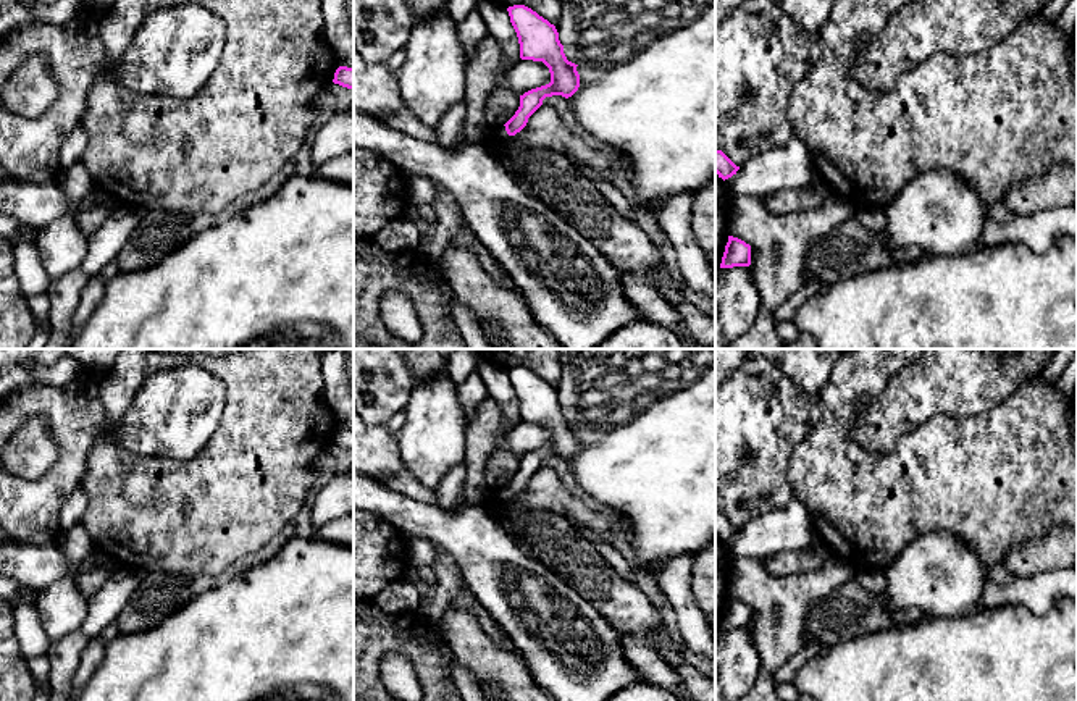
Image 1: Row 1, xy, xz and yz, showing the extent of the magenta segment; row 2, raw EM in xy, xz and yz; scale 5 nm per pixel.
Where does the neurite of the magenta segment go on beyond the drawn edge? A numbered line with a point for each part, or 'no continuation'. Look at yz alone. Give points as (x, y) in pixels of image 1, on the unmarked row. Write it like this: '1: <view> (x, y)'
no continuation

